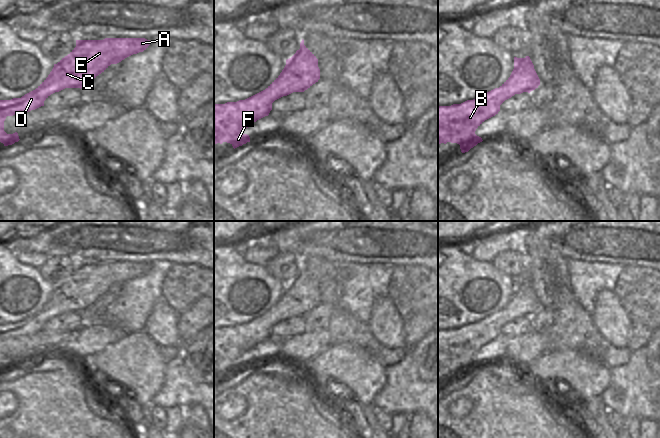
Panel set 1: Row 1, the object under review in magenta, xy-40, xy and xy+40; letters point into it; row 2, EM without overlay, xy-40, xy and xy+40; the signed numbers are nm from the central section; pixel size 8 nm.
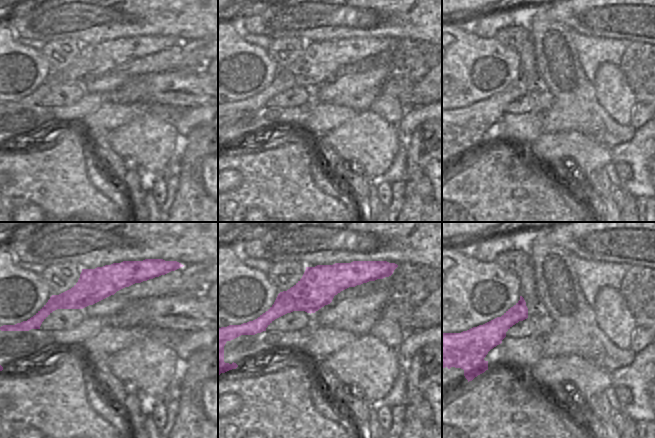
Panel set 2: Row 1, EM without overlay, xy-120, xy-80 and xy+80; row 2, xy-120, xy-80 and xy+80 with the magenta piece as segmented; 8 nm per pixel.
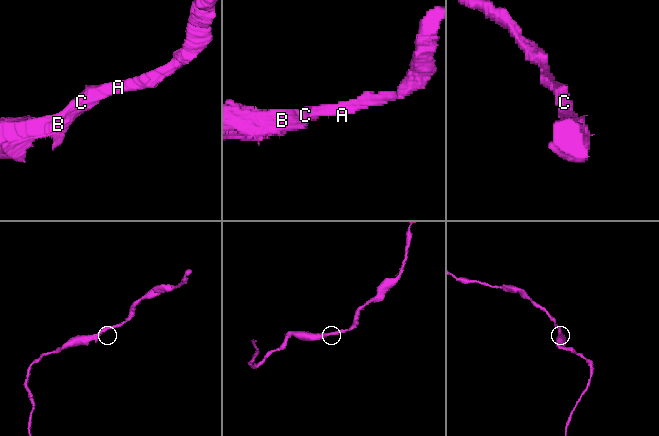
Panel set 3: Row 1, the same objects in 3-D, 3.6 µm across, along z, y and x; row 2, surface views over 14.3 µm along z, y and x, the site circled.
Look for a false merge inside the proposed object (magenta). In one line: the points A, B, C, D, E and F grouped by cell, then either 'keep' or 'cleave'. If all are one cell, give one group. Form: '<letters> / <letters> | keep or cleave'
A B C D E F | keep

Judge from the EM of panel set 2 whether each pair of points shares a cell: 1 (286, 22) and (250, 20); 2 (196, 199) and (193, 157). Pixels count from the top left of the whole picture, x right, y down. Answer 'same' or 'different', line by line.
1: same
2: same

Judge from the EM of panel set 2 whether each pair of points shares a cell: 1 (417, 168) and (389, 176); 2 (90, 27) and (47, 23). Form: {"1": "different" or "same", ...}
{"1": "different", "2": "same"}

